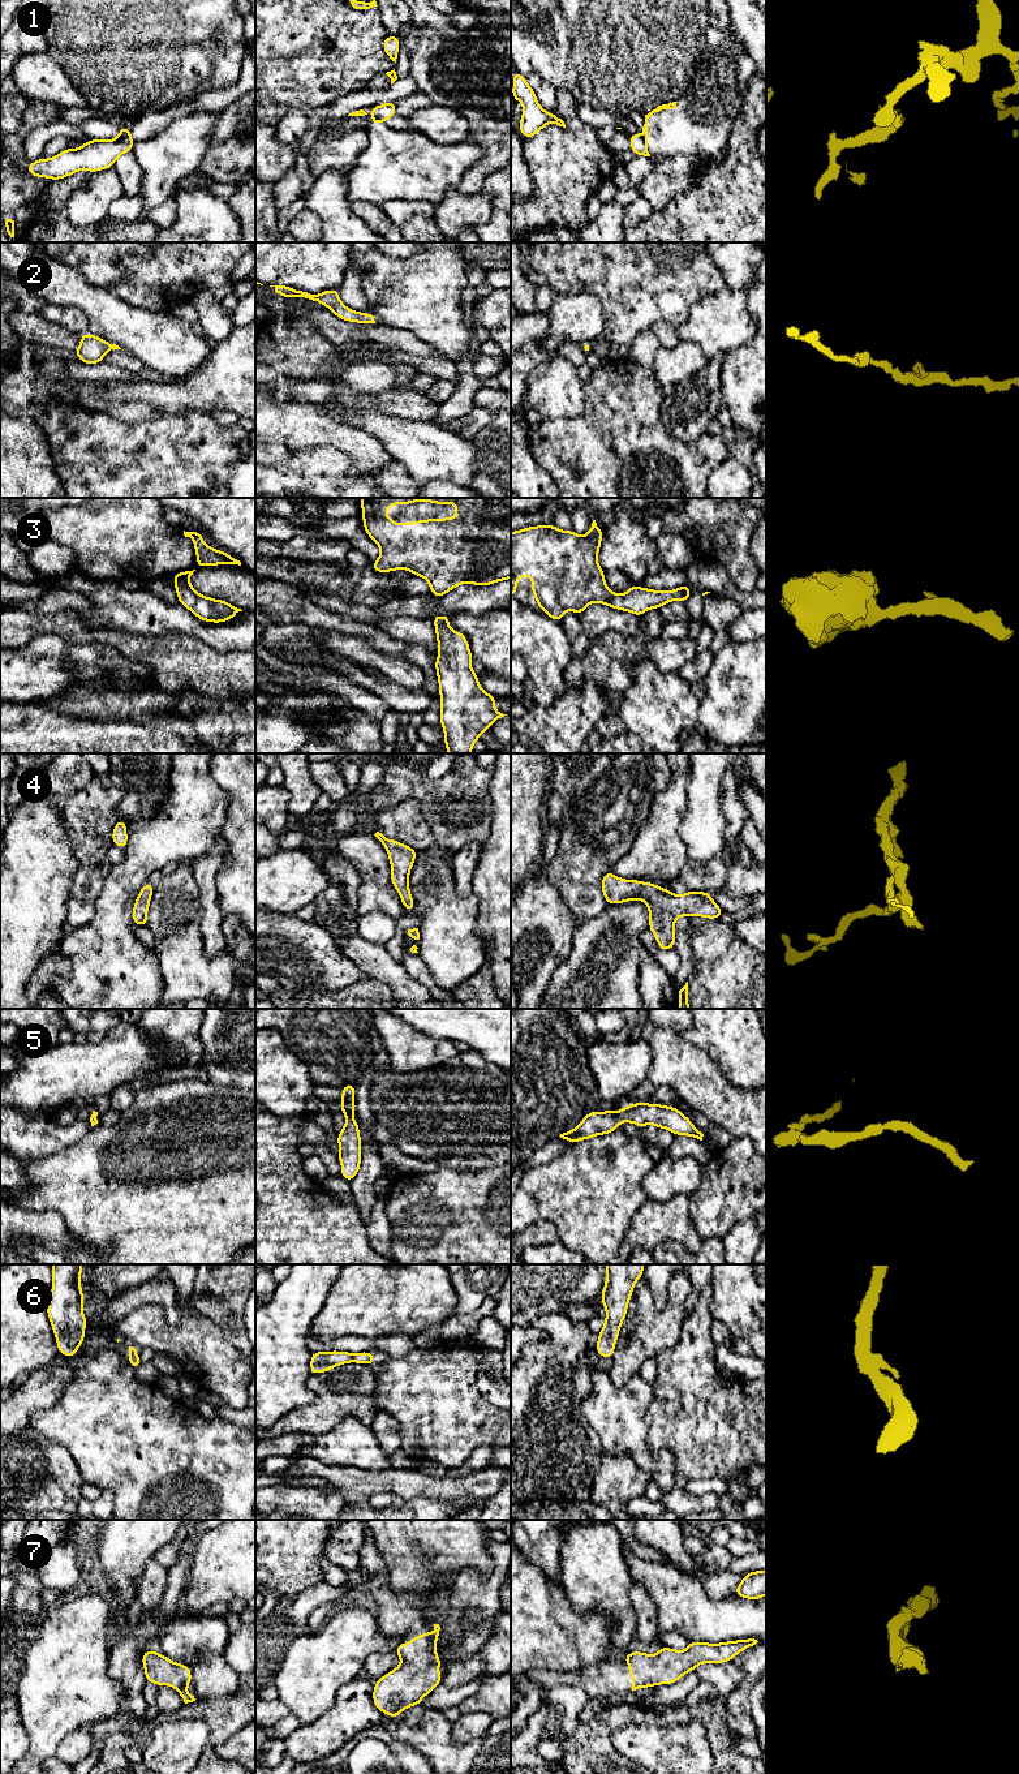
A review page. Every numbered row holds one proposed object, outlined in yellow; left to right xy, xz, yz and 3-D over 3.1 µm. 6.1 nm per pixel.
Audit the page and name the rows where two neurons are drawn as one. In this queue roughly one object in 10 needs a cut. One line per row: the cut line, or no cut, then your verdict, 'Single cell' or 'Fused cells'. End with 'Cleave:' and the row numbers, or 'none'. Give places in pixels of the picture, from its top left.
1: Split along yz (641, 134), (645, 144). Fused cells
2: No split. Single cell
3: No split. Single cell
4: No split. Single cell
5: No split. Single cell
6: No split. Single cell
7: No split. Single cell
Cleave: 1

